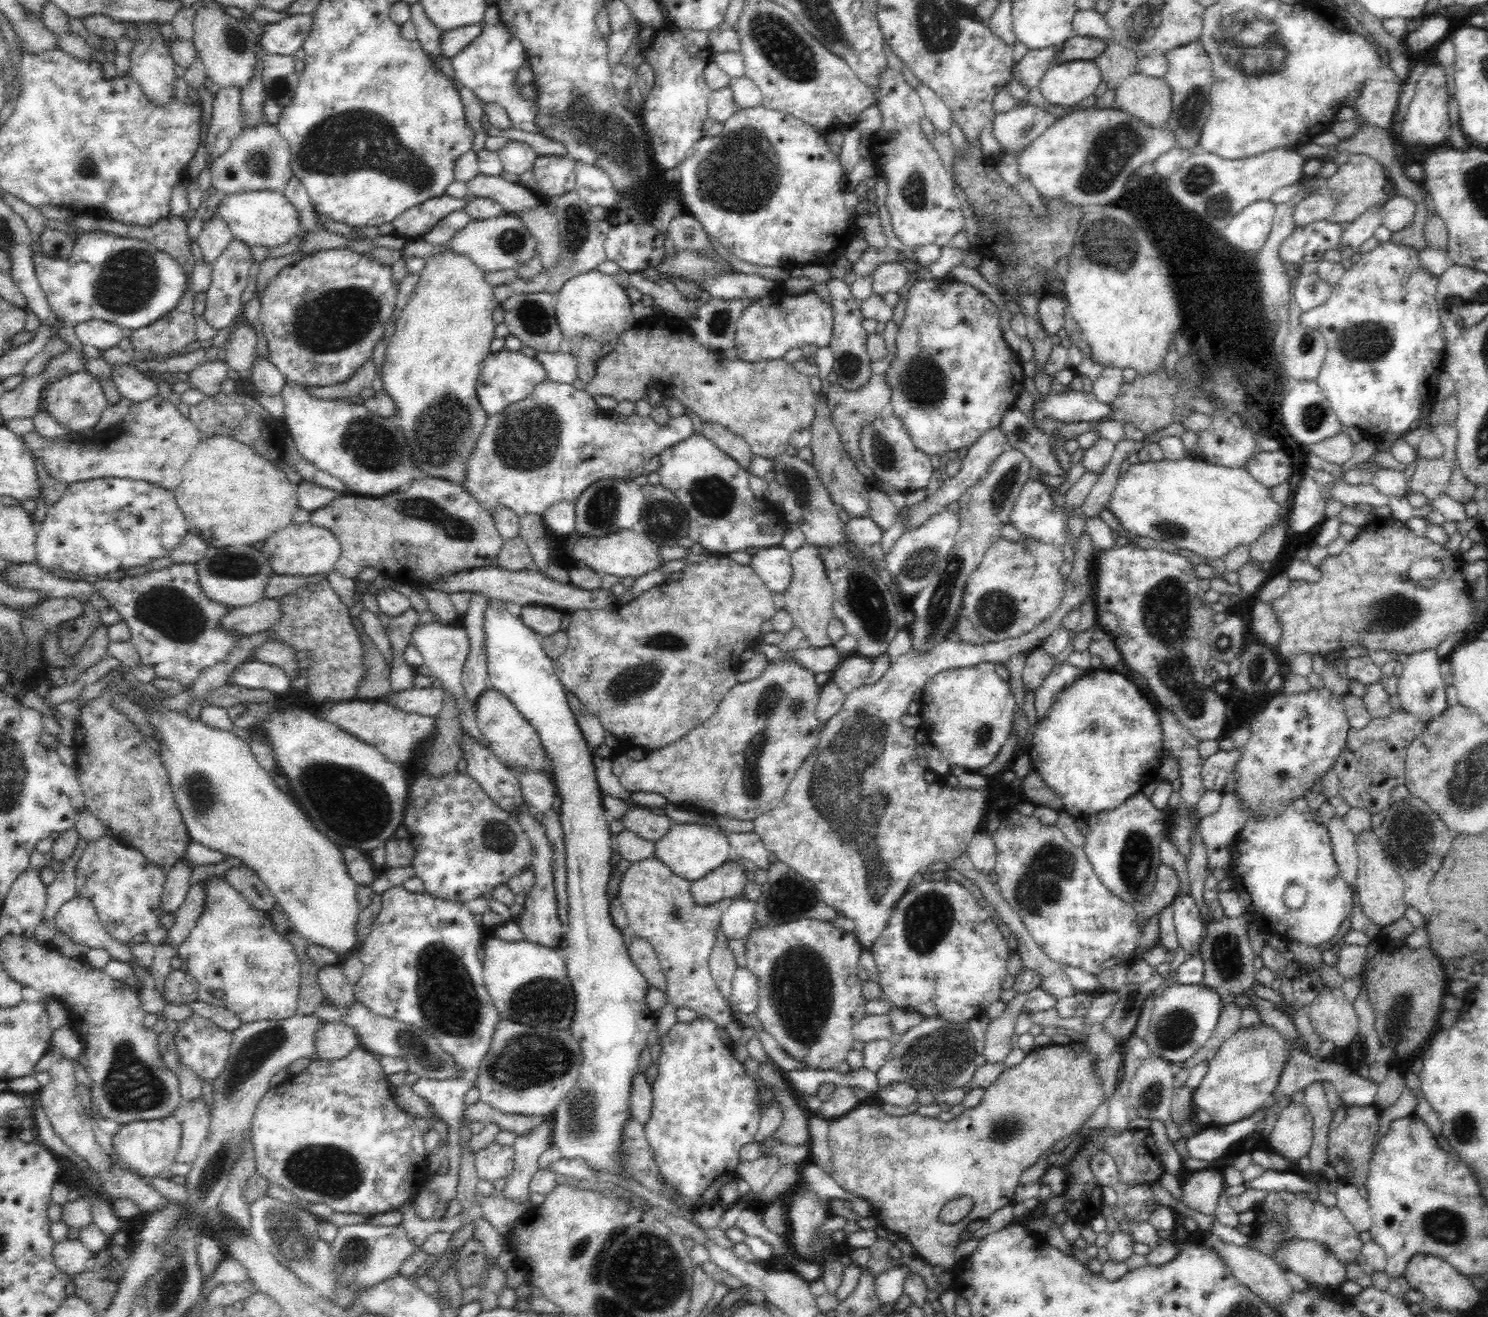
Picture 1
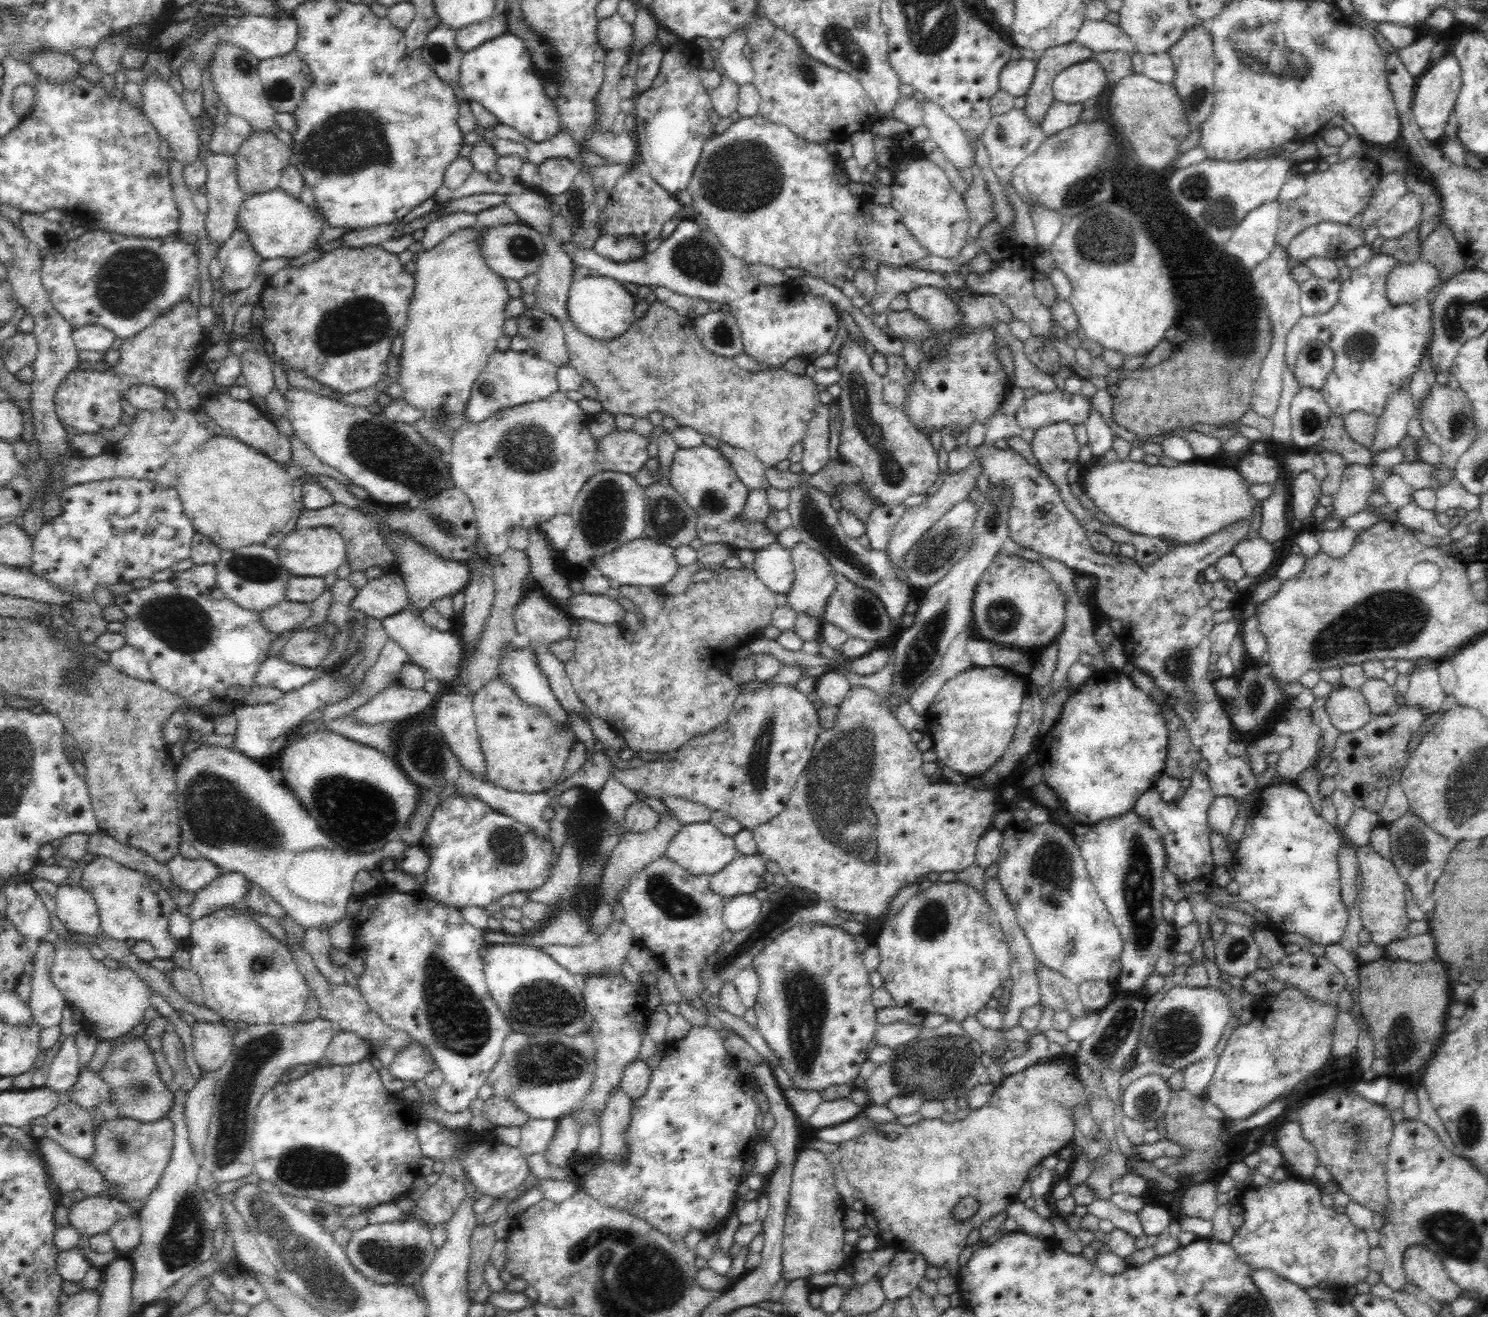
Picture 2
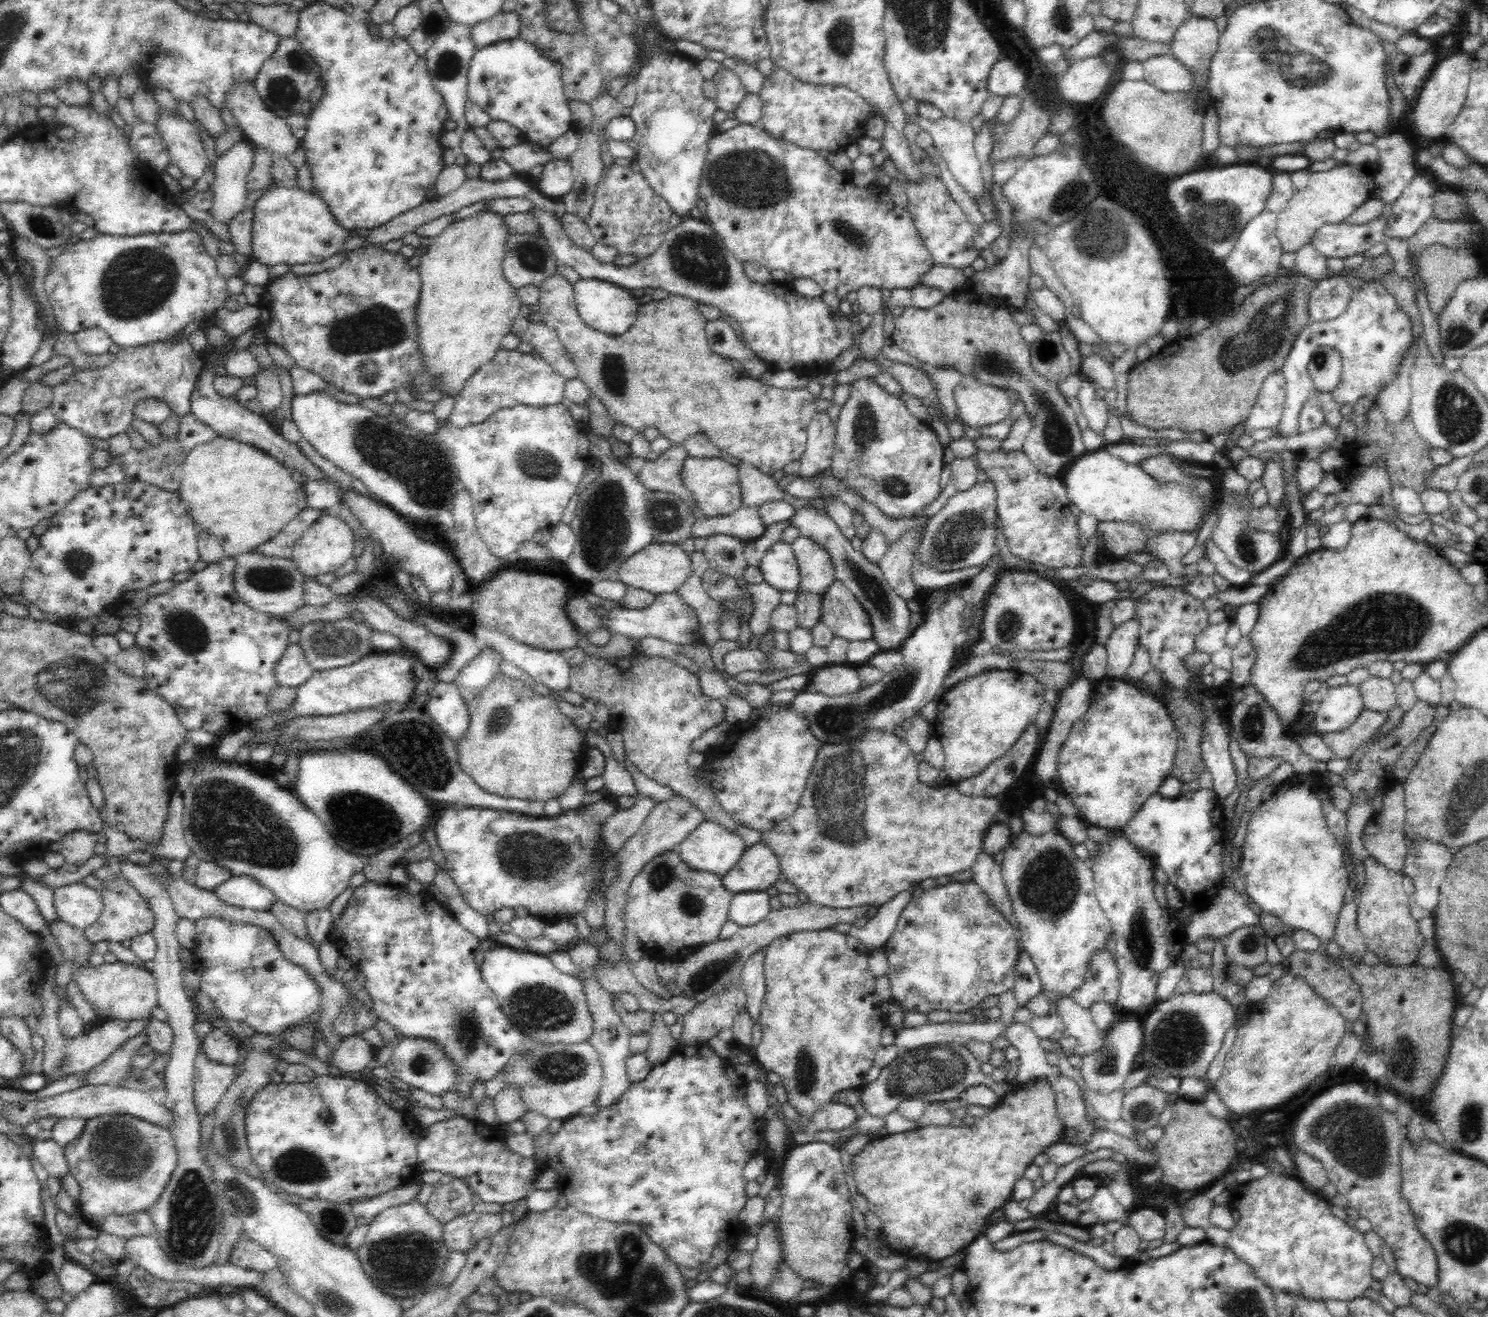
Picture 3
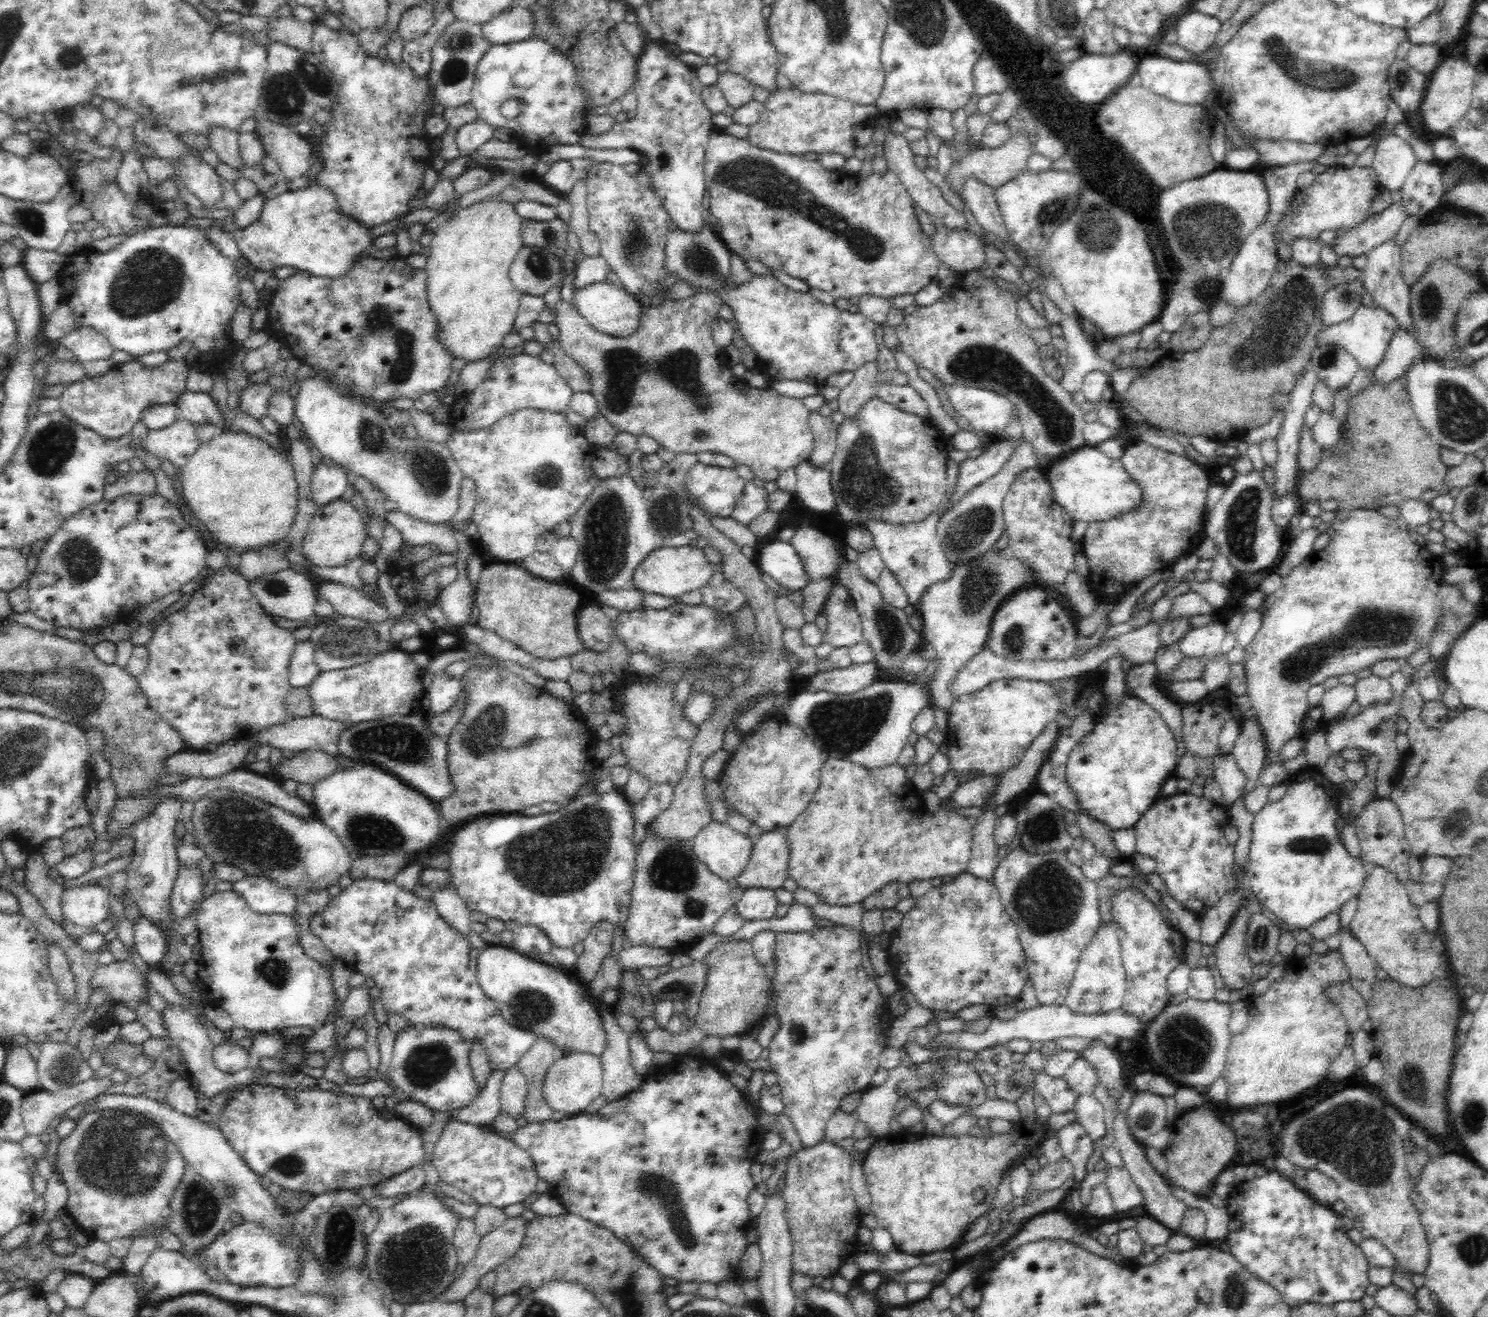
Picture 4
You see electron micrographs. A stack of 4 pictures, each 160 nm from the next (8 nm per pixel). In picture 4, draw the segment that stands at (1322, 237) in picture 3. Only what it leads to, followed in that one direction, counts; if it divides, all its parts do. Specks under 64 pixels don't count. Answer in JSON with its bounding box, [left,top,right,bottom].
[1330,201,1408,257]

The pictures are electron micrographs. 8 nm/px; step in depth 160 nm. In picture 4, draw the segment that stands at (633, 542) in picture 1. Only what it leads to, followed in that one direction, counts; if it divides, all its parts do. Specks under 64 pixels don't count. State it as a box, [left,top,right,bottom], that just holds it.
[632,546,718,599]

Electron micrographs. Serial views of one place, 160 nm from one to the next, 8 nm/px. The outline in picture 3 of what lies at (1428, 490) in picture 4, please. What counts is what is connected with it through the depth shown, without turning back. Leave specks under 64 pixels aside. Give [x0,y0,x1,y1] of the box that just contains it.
[1340,402,1436,492]

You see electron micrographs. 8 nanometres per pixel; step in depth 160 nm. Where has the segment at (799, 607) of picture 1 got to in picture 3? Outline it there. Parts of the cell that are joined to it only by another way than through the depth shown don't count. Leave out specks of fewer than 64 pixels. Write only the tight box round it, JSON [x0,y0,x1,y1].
[791,537,835,596]

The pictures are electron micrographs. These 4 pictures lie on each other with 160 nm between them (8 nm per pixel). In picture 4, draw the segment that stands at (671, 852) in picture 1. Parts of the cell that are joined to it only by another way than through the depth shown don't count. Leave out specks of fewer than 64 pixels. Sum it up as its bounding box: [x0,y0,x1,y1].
[690,821,753,883]

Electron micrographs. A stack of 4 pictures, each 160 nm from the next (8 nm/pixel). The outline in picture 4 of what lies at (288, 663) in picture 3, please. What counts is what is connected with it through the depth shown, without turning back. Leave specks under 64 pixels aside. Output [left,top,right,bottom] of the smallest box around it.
[288,640,320,688]

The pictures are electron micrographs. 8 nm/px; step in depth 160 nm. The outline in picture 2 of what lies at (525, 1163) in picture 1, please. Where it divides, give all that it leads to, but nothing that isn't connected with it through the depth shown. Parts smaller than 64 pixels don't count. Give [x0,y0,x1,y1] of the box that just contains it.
[517,1118,558,1158]

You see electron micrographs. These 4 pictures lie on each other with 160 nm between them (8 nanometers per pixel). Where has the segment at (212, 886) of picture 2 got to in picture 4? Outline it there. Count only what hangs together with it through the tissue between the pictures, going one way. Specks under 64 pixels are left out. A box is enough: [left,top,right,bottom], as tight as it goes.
[232,876,297,914]

